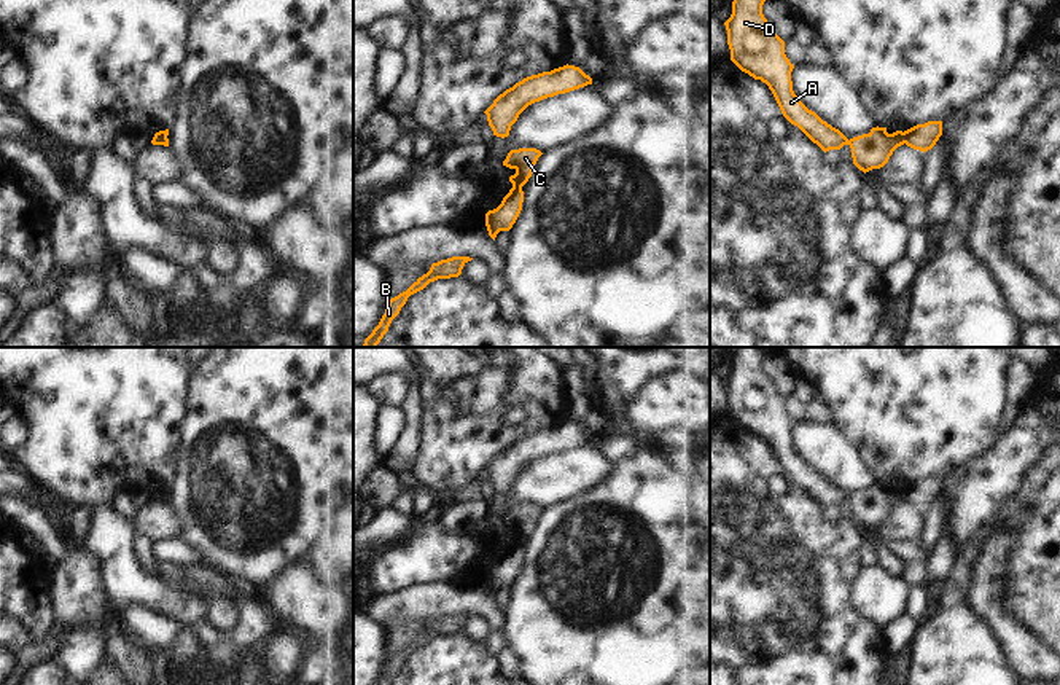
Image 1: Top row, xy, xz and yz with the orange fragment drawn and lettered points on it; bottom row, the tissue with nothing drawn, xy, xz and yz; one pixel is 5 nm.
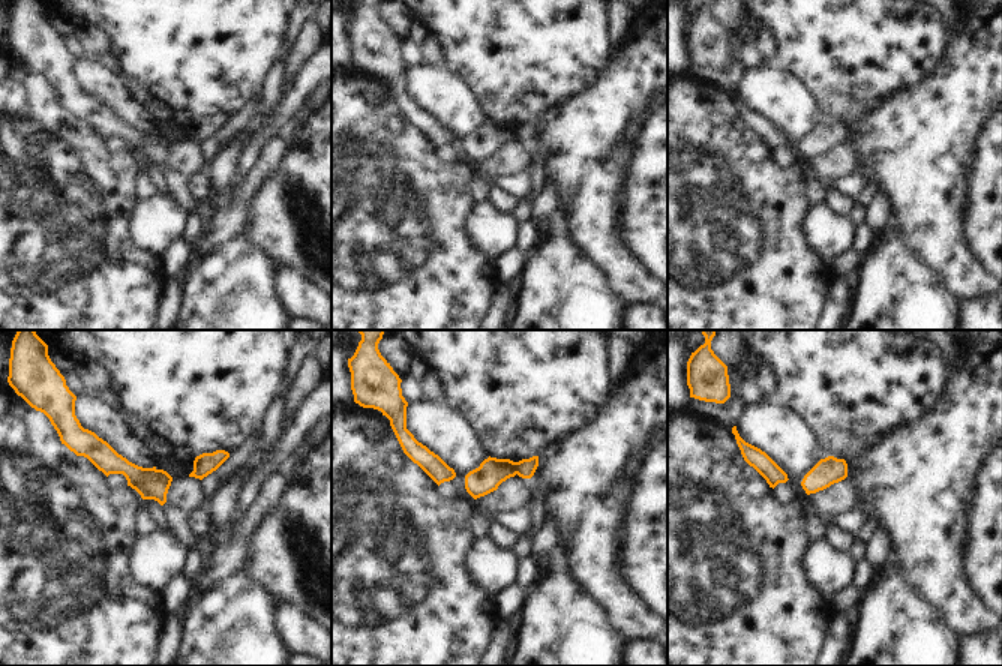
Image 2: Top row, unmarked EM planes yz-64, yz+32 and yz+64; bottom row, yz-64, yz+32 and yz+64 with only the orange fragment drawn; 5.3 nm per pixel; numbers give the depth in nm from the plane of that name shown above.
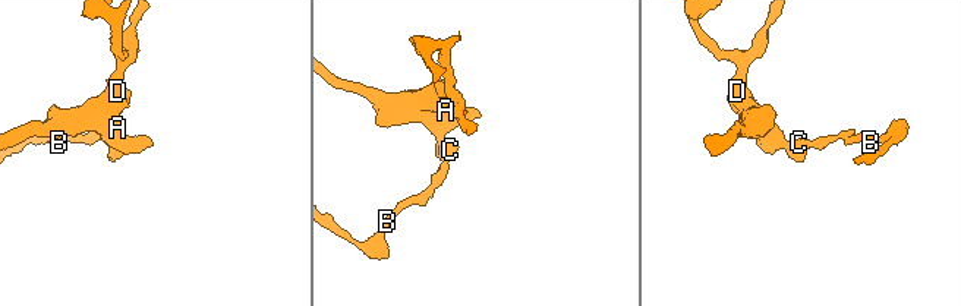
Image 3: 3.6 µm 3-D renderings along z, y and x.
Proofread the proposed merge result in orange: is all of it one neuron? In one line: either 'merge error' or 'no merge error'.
merge error

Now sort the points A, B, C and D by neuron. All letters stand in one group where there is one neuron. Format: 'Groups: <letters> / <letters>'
Groups: A C D / B.

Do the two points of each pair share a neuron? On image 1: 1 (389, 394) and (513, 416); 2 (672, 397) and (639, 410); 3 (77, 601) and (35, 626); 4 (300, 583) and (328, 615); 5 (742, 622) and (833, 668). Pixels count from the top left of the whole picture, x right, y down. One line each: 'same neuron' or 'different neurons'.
1: different neurons
2: same neuron
3: different neurons
4: same neuron
5: same neuron

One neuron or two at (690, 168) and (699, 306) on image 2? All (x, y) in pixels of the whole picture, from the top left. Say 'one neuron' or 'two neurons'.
one neuron

